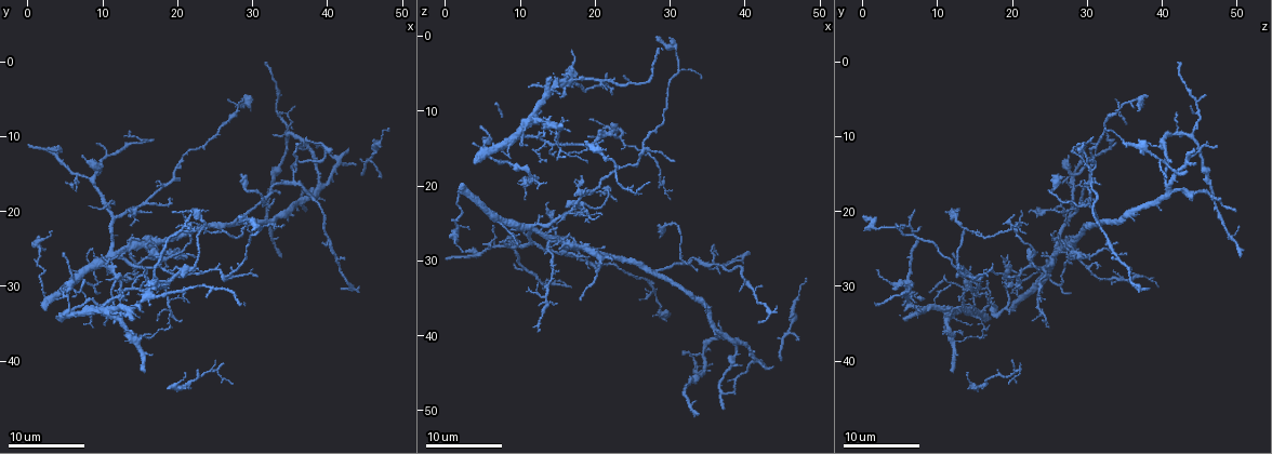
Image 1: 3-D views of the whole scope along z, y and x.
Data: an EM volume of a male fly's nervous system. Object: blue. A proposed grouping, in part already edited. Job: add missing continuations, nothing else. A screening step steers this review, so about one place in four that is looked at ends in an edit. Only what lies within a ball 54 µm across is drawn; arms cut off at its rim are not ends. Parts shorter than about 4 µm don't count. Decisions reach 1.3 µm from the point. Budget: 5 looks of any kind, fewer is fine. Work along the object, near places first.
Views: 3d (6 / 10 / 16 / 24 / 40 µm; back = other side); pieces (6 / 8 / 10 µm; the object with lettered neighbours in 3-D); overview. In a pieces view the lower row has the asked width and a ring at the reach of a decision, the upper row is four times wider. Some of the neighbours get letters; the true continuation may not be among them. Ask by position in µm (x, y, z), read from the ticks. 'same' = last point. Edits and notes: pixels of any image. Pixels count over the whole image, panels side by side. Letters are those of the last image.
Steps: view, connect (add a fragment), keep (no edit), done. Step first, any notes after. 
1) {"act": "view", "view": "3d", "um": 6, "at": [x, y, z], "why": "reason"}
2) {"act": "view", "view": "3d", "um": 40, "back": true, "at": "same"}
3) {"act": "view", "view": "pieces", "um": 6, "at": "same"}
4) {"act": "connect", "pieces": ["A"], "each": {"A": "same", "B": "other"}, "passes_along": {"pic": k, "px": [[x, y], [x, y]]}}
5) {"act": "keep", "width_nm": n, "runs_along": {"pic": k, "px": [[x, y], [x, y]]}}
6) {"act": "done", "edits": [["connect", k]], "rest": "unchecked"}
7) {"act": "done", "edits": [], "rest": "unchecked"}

{"act": "view", "view": "pieces", "um": 8, "at": [32.5, 18.5, 30.0], "why": "thin end"}

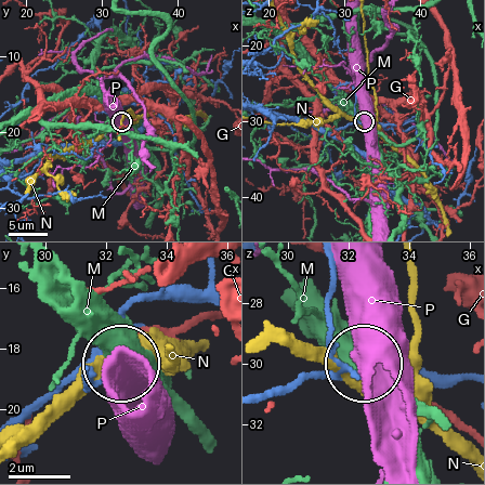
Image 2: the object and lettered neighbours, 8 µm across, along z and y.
{"act": "keep", "width_nm": 130, "each": {"G": "other", "M": "other", "N": "other", "P": "other"}, "found": "none of them fits"}

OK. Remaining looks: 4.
{"act": "view", "view": "pieces", "um": 8, "at": [28.5, 15.5, 27.0], "why": "an open end"}

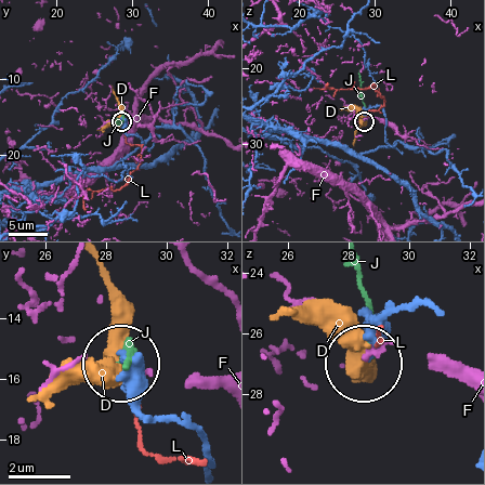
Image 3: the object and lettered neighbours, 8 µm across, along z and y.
{"act": "keep", "each": {"D": "other", "F": "other", "J": "other", "L": "other"}, "found": "no lettered fragment goes on from it"}

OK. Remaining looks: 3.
{"act": "view", "view": "pieces", "um": 10, "at": [21.5, 20.0, 7.0], "why": "an open end"}

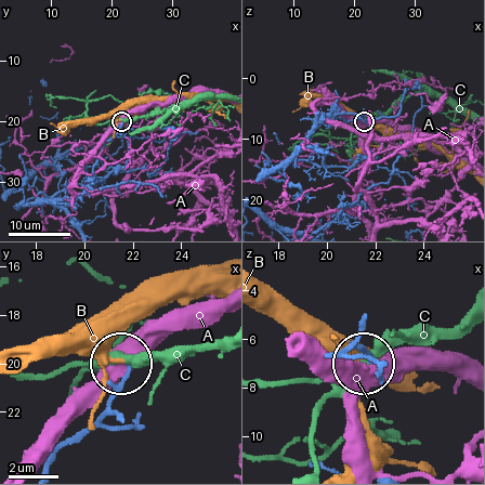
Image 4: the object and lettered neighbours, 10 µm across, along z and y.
{"act": "keep", "each": {"A": "other", "B": "other", "C": "other"}, "found": "none of them fits"}

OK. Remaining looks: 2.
{"act": "done", "edits": [], "rest": "unchecked"}

